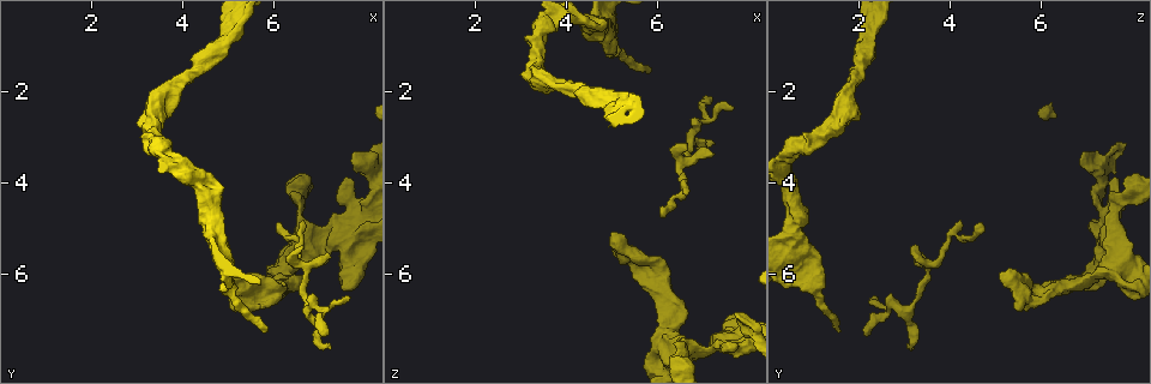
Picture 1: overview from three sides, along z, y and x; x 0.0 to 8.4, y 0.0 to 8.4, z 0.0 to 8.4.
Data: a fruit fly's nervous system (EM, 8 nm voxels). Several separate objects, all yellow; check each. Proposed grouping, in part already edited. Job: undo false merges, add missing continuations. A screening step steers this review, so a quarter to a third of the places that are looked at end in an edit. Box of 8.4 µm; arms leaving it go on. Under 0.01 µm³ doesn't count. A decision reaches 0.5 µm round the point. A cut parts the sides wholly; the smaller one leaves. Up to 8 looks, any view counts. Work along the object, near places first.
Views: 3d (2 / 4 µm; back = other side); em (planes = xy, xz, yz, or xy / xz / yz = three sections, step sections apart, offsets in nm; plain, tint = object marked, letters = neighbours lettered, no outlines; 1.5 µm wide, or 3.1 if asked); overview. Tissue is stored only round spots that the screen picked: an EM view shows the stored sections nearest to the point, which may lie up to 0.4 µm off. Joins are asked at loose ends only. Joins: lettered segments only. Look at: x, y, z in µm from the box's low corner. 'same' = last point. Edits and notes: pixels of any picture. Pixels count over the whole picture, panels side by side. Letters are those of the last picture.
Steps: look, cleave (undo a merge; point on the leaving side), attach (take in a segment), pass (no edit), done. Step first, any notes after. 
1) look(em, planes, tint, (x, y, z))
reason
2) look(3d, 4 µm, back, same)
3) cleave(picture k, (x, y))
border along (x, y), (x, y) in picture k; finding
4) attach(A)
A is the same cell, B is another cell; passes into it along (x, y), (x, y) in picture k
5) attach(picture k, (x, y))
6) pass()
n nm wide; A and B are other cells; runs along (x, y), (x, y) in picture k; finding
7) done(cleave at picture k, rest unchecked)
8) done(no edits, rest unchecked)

look(em, xy, step 8, tint, (7.75, 3.35, 6.90))
an open end

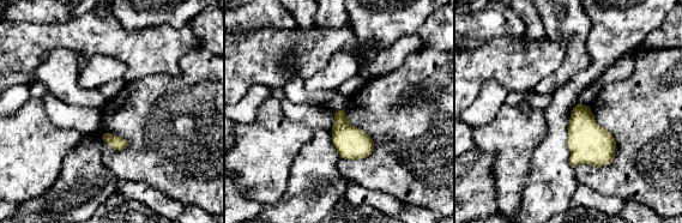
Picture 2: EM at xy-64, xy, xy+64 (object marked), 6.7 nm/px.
look(em, planes, letters, same)

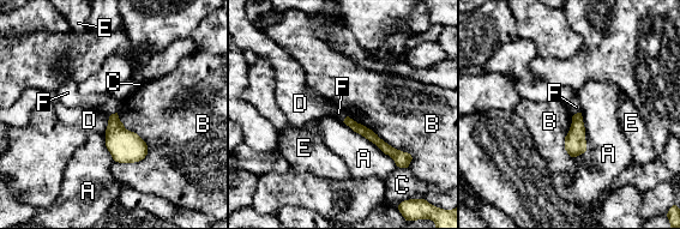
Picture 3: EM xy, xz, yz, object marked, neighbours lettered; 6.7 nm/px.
pass()
A, B, C, D, E and F are other cells; border along (579, 112), (572, 116) in picture 3; none of them fits

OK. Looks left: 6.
look(3d, 2 µm, (7.25, 7.60, 3.10))
tapers out

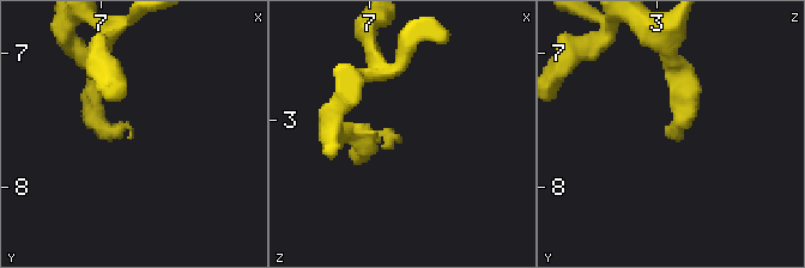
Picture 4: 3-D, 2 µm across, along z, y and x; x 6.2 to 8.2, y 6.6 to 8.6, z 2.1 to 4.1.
look(em, xz, step 4, tint, (7.24, 7.60, 3.14))

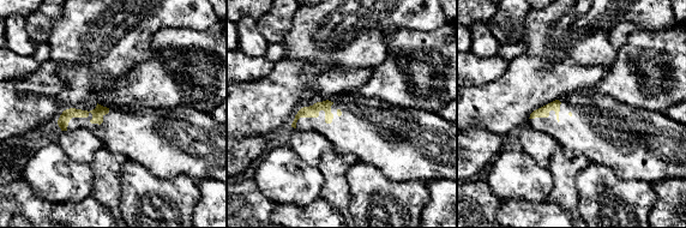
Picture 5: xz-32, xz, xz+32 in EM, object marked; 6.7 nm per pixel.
look(em, xz, step 4, letters, same)
what lies round it

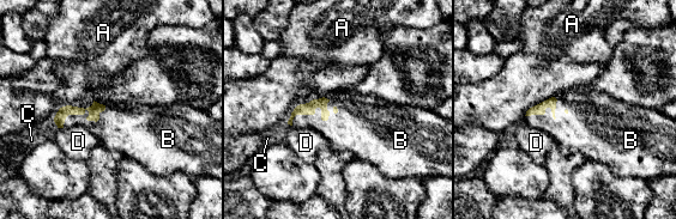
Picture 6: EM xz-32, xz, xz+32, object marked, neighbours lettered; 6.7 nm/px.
attach(B)
B is the same cell, A, C and D are other cells; it goes on there

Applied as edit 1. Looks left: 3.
done(attach at picture 6, rest unchecked)

